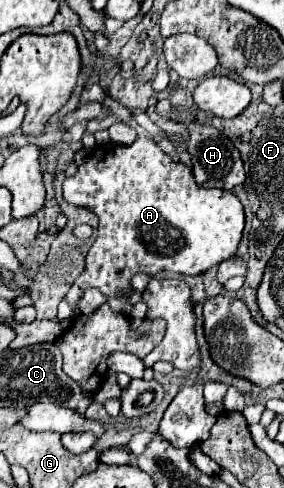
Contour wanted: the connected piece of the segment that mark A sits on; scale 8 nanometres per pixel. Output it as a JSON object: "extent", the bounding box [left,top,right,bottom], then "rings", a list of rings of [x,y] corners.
{"extent":[62,136,244,318],"rings":[[[138,136],[136,142],[130,146],[118,146],[114,142],[96,146],[90,152],[88,162],[82,164],[74,176],[66,178],[62,188],[64,188],[64,198],[70,204],[94,210],[100,220],[98,238],[86,254],[86,266],[80,278],[76,278],[76,282],[66,294],[66,302],[72,308],[72,318],[82,314],[78,304],[88,288],[98,288],[106,296],[108,306],[116,310],[116,314],[130,316],[132,312],[130,294],[116,294],[116,292],[120,290],[130,292],[134,274],[138,272],[156,274],[168,270],[186,276],[196,276],[232,258],[242,240],[244,208],[238,196],[234,192],[220,188],[200,188],[194,182],[192,170],[184,162],[174,162],[166,152],[162,152],[162,148],[152,138],[146,136]]]}

